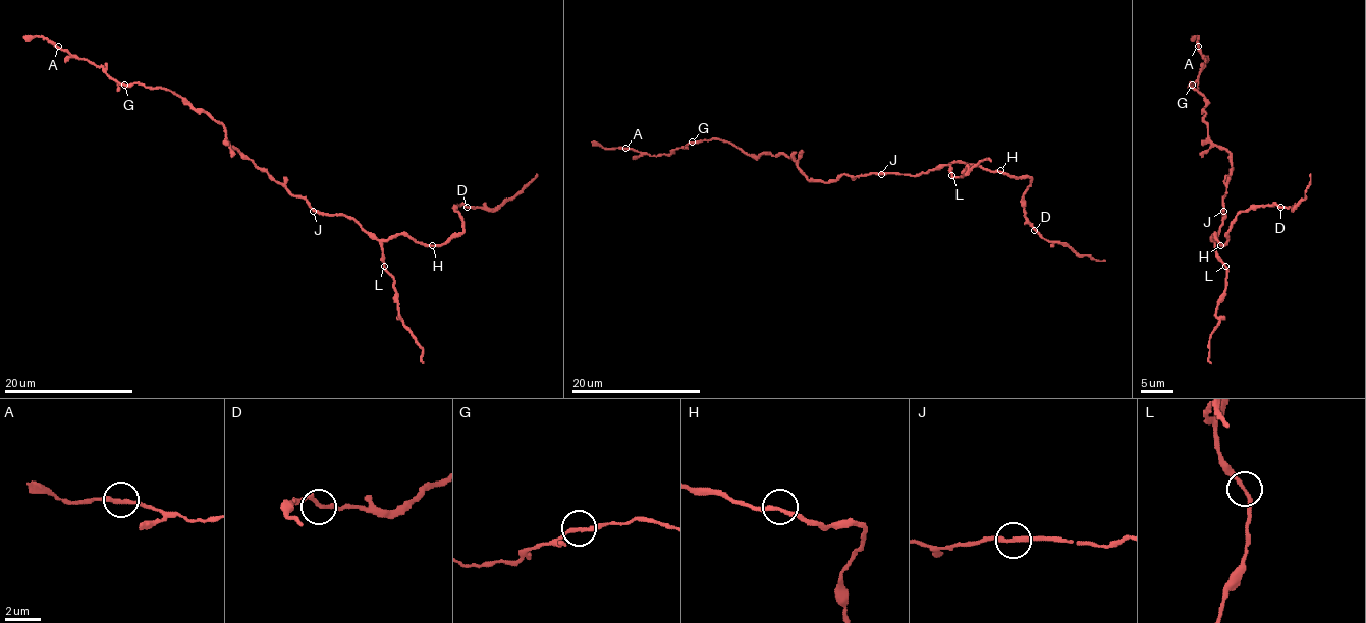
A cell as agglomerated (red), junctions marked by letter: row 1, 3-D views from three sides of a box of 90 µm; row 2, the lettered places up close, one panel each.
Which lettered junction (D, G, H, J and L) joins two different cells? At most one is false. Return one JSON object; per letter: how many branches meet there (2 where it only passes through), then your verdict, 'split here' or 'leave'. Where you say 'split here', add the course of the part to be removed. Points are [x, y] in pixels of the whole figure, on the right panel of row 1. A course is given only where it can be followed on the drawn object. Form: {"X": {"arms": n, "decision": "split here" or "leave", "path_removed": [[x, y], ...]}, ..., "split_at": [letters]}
{"D": {"arms": 2, "decision": "leave"}, "G": {"arms": 2, "decision": "split here", "path_removed": [[1191, 85], [1206, 60], [1199, 51], [1198, 36], [1191, 38]]}, "H": {"arms": 2, "decision": "leave"}, "J": {"arms": 2, "decision": "leave"}, "L": {"arms": 2, "decision": "leave"}, "split_at": ["G"]}

